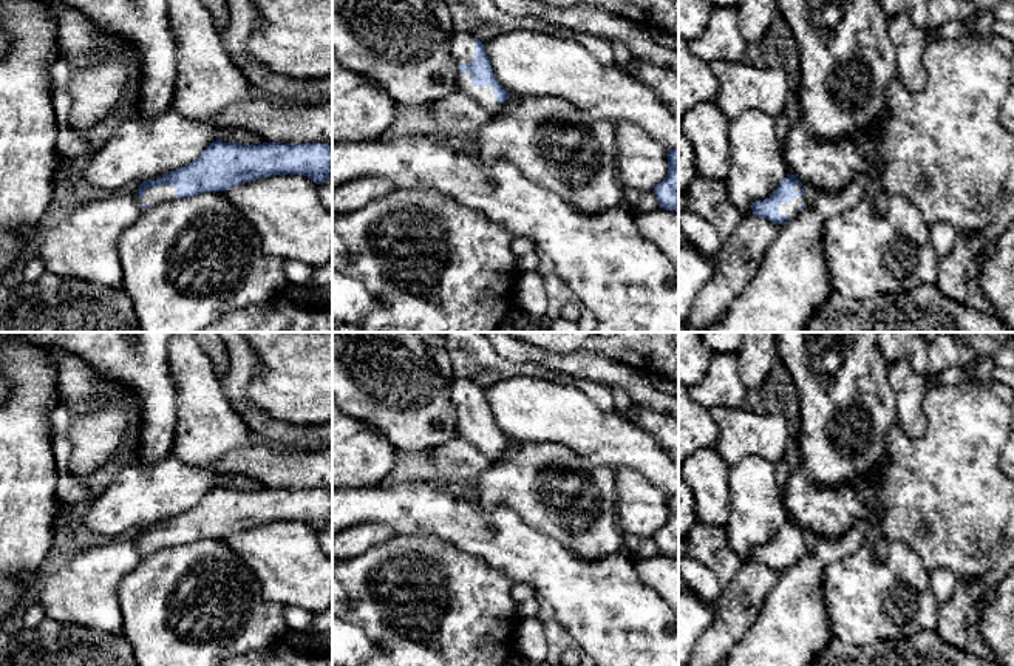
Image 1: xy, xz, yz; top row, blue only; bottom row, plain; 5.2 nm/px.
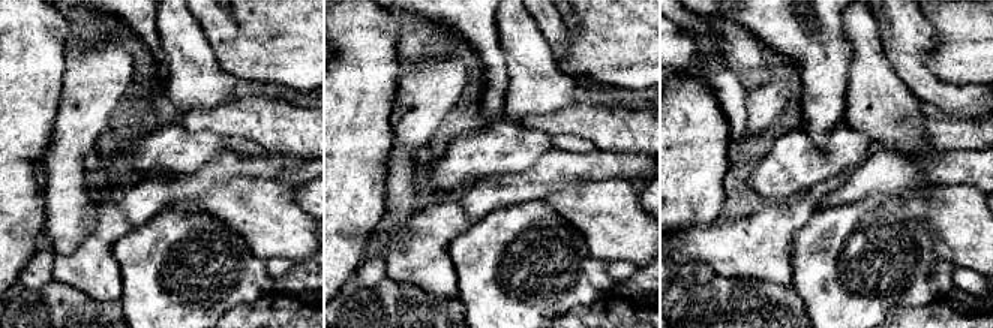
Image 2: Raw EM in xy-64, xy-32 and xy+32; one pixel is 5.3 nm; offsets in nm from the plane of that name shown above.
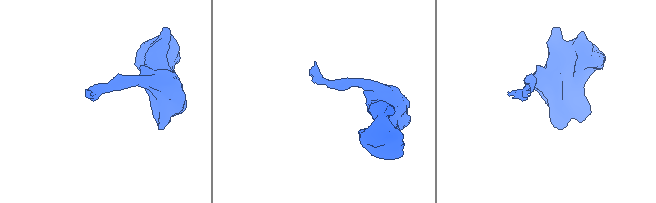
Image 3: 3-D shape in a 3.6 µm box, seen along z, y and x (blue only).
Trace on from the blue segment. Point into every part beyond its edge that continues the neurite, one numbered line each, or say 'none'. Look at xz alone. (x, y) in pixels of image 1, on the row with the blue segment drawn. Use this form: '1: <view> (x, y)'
1: xz (484, 96)

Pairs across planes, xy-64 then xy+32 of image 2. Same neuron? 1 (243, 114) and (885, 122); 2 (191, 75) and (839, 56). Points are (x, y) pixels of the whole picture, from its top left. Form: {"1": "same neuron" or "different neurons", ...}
{"1": "different neurons", "2": "different neurons"}

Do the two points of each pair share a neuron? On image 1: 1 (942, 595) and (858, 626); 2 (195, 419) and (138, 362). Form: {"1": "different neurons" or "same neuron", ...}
{"1": "different neurons", "2": "different neurons"}

